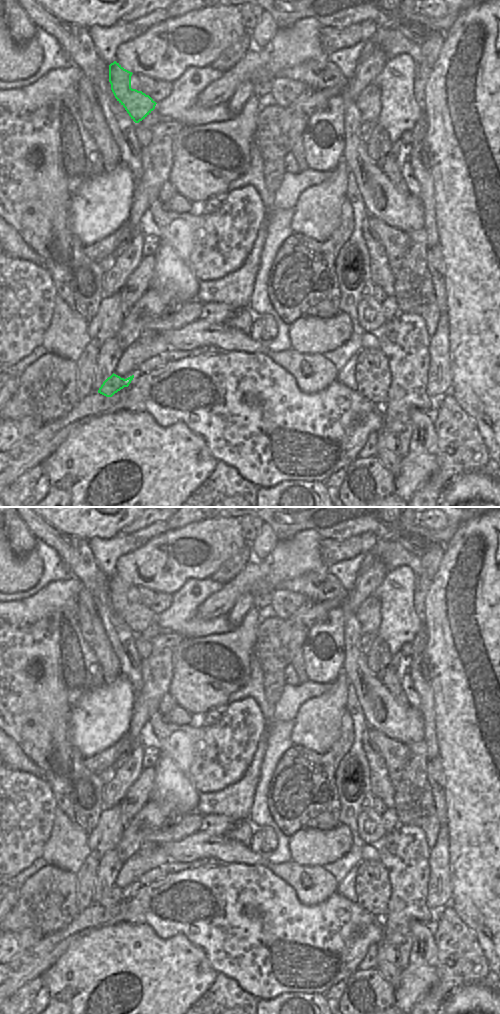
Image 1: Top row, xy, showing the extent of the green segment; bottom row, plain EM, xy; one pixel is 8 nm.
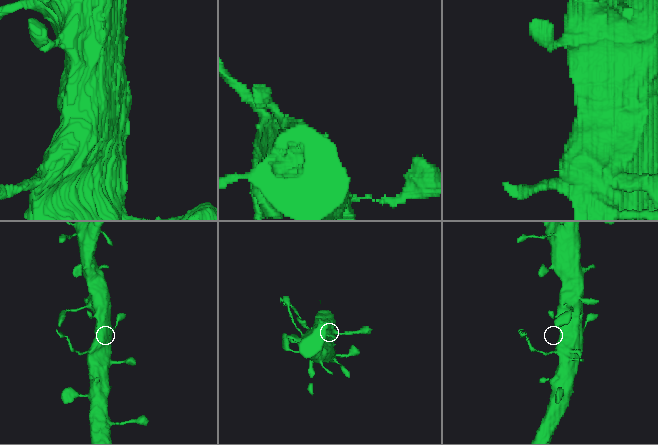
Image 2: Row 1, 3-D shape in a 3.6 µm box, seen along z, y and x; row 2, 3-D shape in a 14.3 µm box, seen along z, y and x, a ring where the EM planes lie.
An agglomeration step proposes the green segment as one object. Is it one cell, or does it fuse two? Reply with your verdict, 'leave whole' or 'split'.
split

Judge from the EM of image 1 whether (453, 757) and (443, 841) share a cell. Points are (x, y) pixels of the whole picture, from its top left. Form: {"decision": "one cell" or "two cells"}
{"decision": "two cells"}

